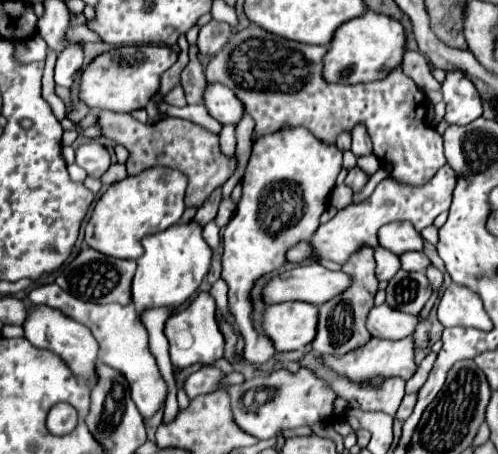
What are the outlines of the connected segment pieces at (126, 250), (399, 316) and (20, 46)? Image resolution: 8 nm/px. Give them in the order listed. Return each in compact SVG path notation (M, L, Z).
M154 167L110 185L98 199L92 217L88 219L84 241L88 243L88 247L100 251L106 257L138 259L142 253L140 241L144 237L176 225L182 217L184 189L186 177L166 167Z
M388 305L374 307L368 315L368 331L378 339L404 339L416 331L420 323L418 315L406 315L398 309L388 309Z
M32 37L28 41L14 43L16 45L16 55L20 57L20 63L32 63L32 61L46 61L46 41L42 37Z

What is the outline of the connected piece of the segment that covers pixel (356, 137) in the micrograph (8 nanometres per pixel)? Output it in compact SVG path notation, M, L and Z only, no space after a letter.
M362 125L352 131L352 153L356 157L372 155L372 141L370 141L370 137Z

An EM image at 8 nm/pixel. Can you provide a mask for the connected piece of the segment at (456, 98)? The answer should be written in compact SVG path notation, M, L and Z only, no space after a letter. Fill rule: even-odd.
M458 69L448 71L442 83L446 117L444 121L456 125L468 125L470 121L482 117L482 99L476 85L466 79L466 75Z

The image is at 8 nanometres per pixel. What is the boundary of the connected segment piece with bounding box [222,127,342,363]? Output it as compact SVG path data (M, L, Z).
M292 127L286 131L276 131L270 135L260 137L254 147L250 161L246 165L246 173L242 179L242 199L238 203L236 215L228 223L222 243L224 243L224 255L222 255L222 279L228 285L228 311L236 319L236 325L244 339L244 359L250 363L266 363L274 357L276 349L272 341L254 329L252 325L252 313L254 303L250 297L250 291L254 283L264 277L266 273L272 273L288 263L286 253L294 245L298 245L304 239L310 239L318 229L318 219L328 207L330 191L334 187L334 181L342 169L342 153L334 145L324 145L322 141L316 141L312 133L304 127Z

